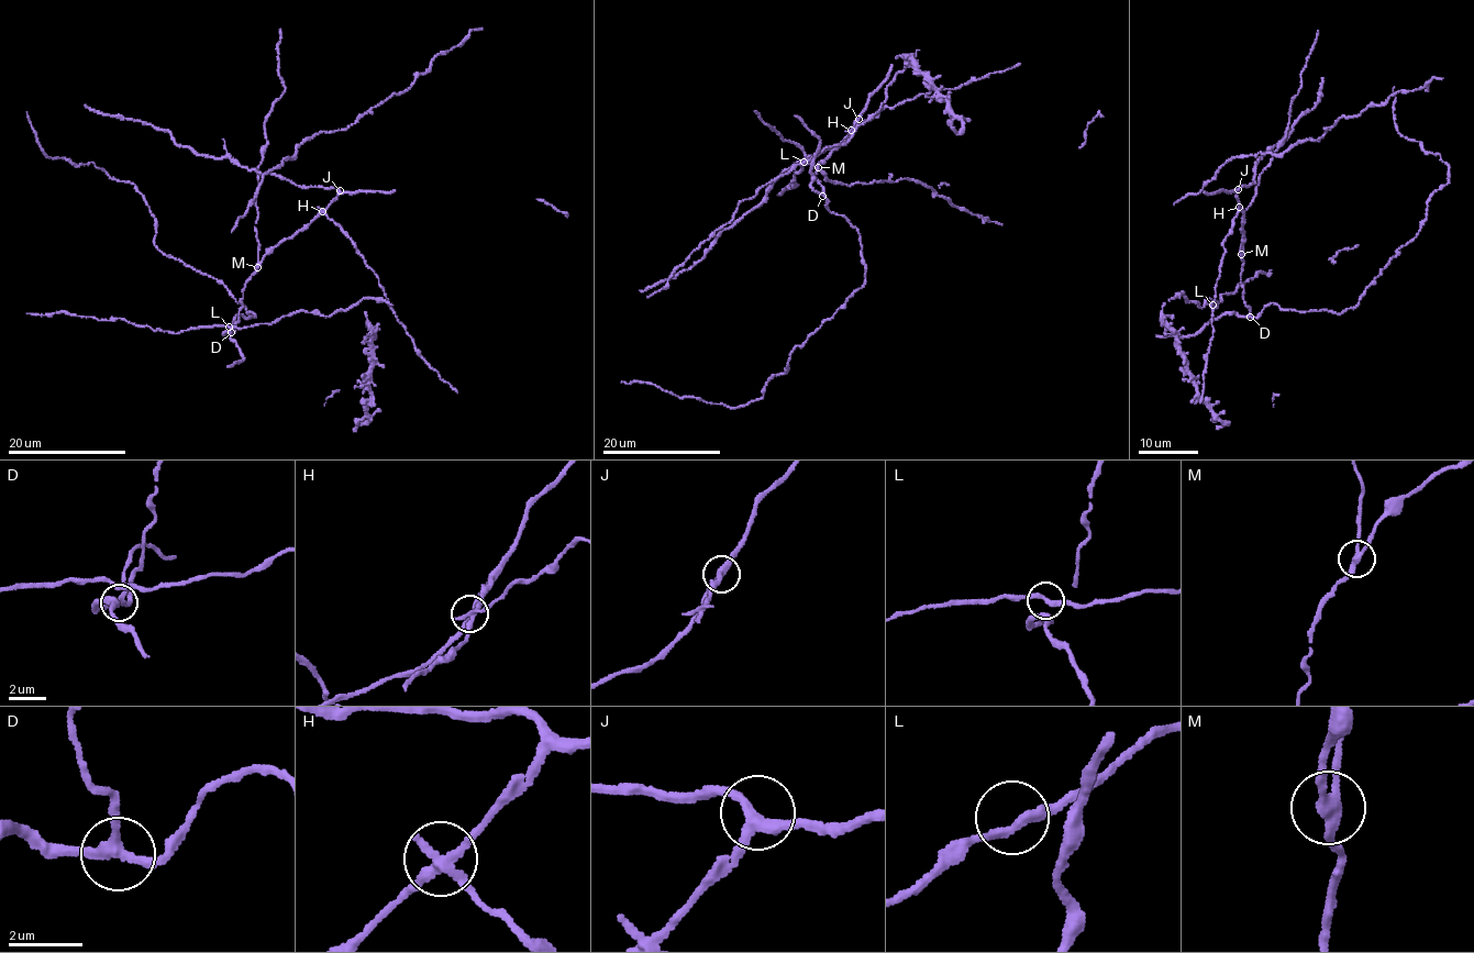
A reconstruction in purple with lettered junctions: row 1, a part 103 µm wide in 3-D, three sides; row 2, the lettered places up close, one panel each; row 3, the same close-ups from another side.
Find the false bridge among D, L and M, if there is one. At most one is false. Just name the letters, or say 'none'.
M

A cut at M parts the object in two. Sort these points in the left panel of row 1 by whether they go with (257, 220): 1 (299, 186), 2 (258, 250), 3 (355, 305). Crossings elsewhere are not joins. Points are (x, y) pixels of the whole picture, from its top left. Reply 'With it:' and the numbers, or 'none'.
With it: 2, 3

